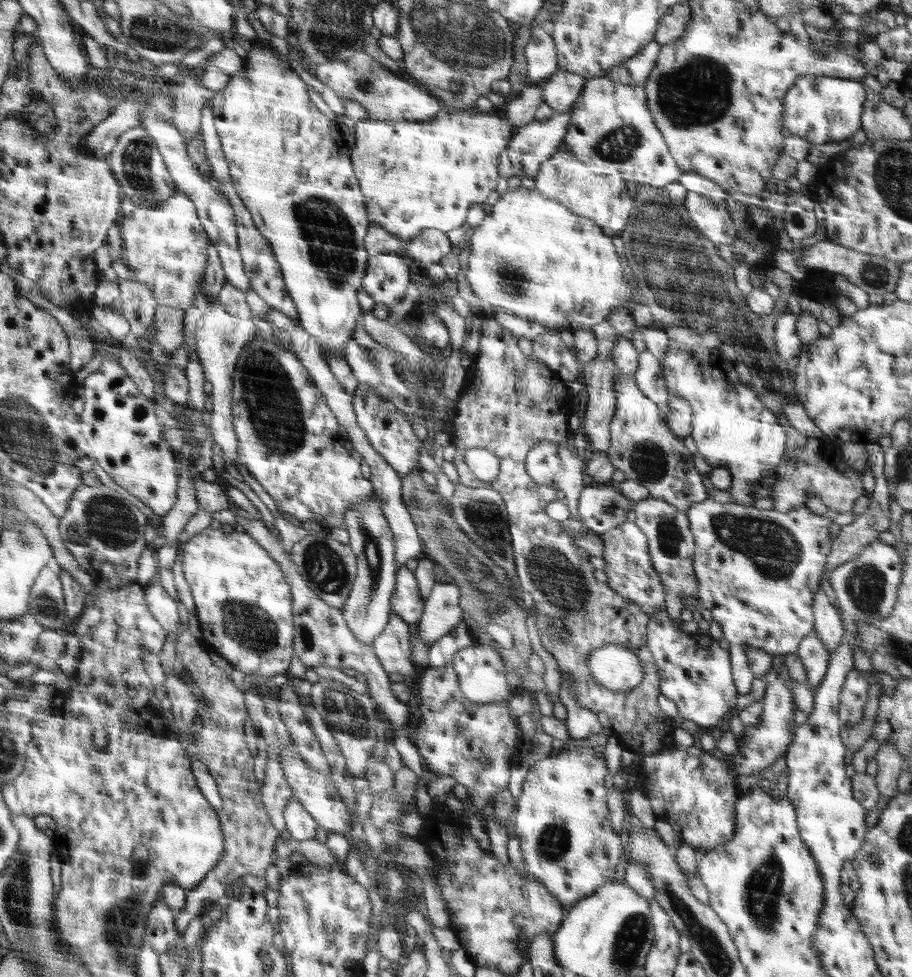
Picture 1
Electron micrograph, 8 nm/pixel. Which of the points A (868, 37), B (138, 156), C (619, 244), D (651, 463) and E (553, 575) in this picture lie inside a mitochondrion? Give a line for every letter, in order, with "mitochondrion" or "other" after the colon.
A: other
B: mitochondrion
C: mitochondrion
D: mitochondrion
E: mitochondrion

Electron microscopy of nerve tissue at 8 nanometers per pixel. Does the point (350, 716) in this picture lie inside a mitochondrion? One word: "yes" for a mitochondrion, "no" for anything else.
yes

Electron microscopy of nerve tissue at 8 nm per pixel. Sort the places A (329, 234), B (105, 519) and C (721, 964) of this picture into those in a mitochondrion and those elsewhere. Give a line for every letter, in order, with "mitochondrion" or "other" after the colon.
A: mitochondrion
B: mitochondrion
C: mitochondrion

